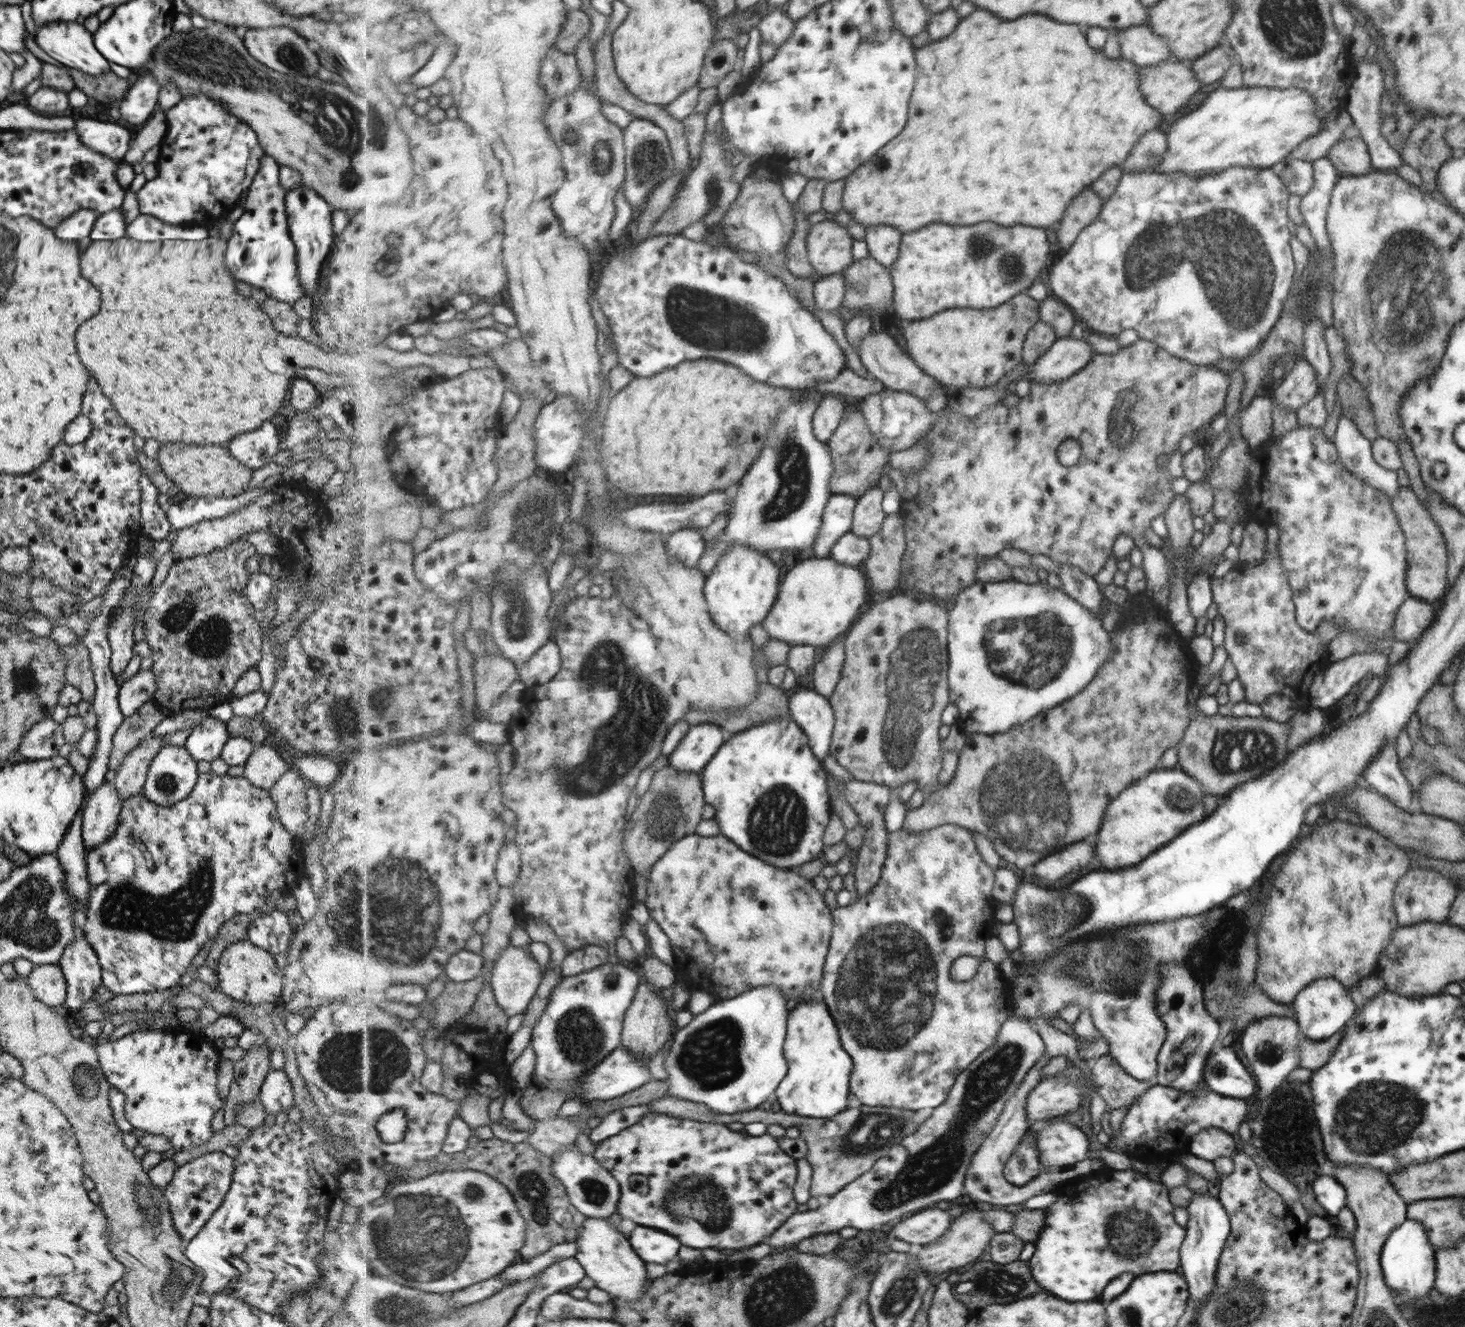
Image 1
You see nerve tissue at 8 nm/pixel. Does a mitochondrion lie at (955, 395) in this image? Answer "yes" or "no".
no

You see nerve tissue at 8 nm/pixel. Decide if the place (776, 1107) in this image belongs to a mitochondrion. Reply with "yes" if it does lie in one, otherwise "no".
no

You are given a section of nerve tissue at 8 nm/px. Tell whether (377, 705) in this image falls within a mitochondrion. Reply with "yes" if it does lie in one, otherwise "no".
yes

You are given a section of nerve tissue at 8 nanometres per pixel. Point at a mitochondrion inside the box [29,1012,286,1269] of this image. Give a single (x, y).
(144, 1196)

